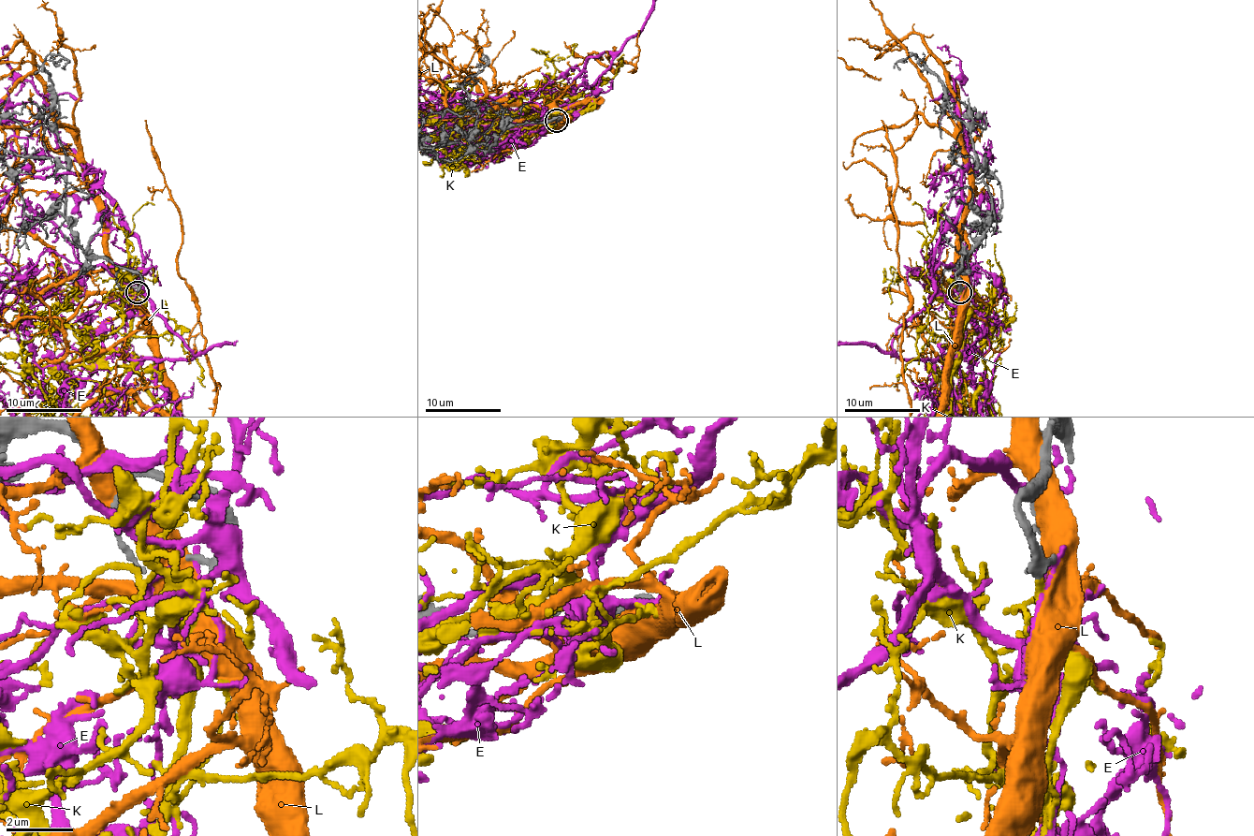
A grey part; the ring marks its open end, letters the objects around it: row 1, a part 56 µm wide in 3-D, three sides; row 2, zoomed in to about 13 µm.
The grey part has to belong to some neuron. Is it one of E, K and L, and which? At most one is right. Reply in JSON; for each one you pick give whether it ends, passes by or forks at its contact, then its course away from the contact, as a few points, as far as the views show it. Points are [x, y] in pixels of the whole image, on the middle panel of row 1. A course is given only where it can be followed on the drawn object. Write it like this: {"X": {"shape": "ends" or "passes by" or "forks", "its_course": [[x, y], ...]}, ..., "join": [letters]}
{"K": {"shape": "ends"}, "join": ["K"]}

